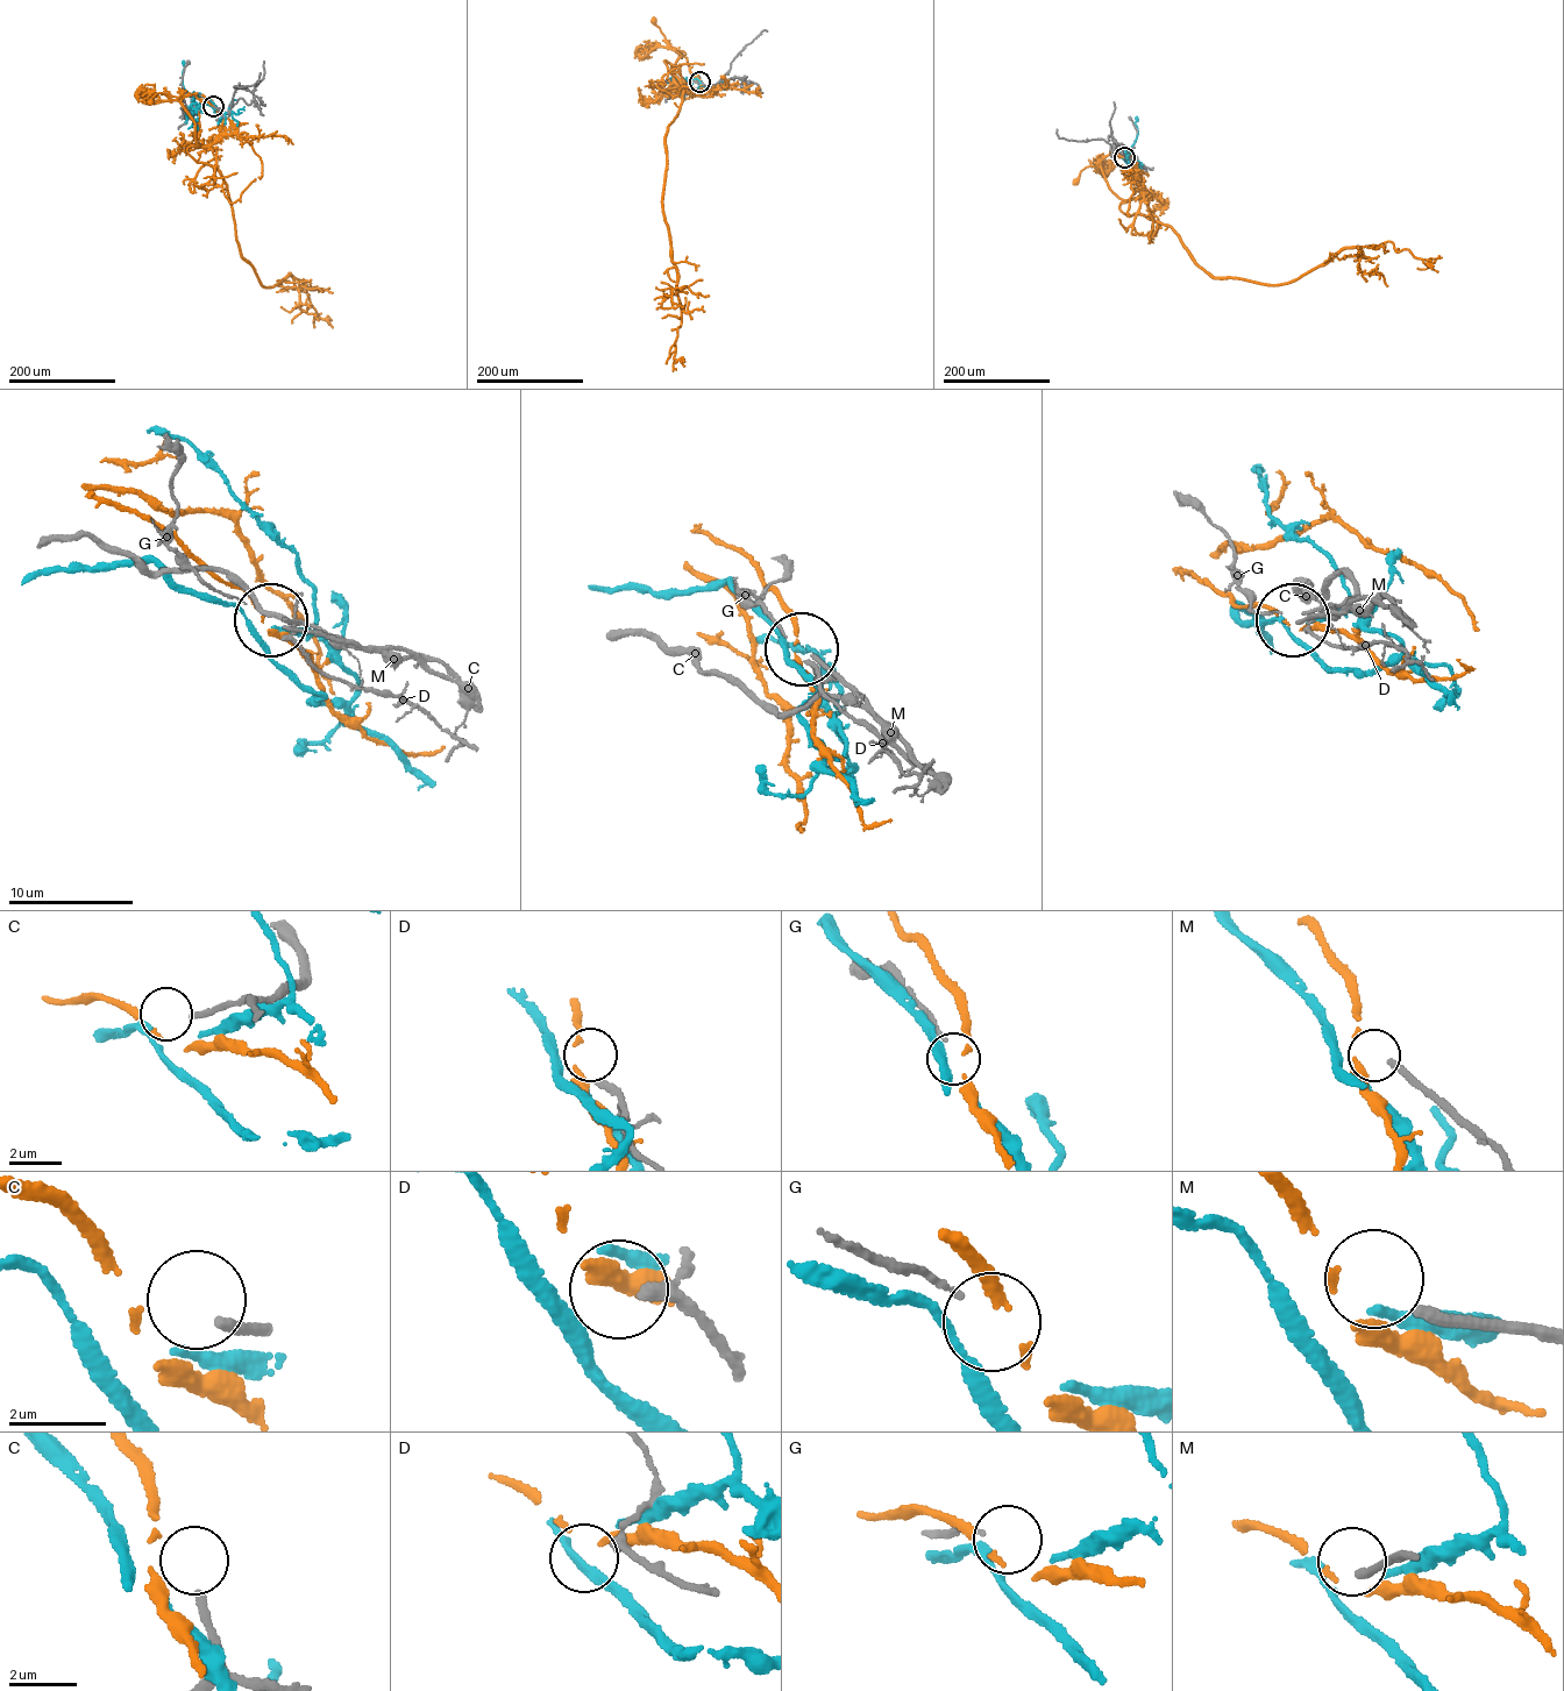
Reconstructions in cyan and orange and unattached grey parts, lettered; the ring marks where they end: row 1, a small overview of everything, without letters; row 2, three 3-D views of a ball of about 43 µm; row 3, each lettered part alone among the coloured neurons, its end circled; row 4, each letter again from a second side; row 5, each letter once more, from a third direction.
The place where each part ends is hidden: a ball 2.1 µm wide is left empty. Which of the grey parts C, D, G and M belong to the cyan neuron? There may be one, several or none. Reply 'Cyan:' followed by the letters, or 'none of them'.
Cyan: G

